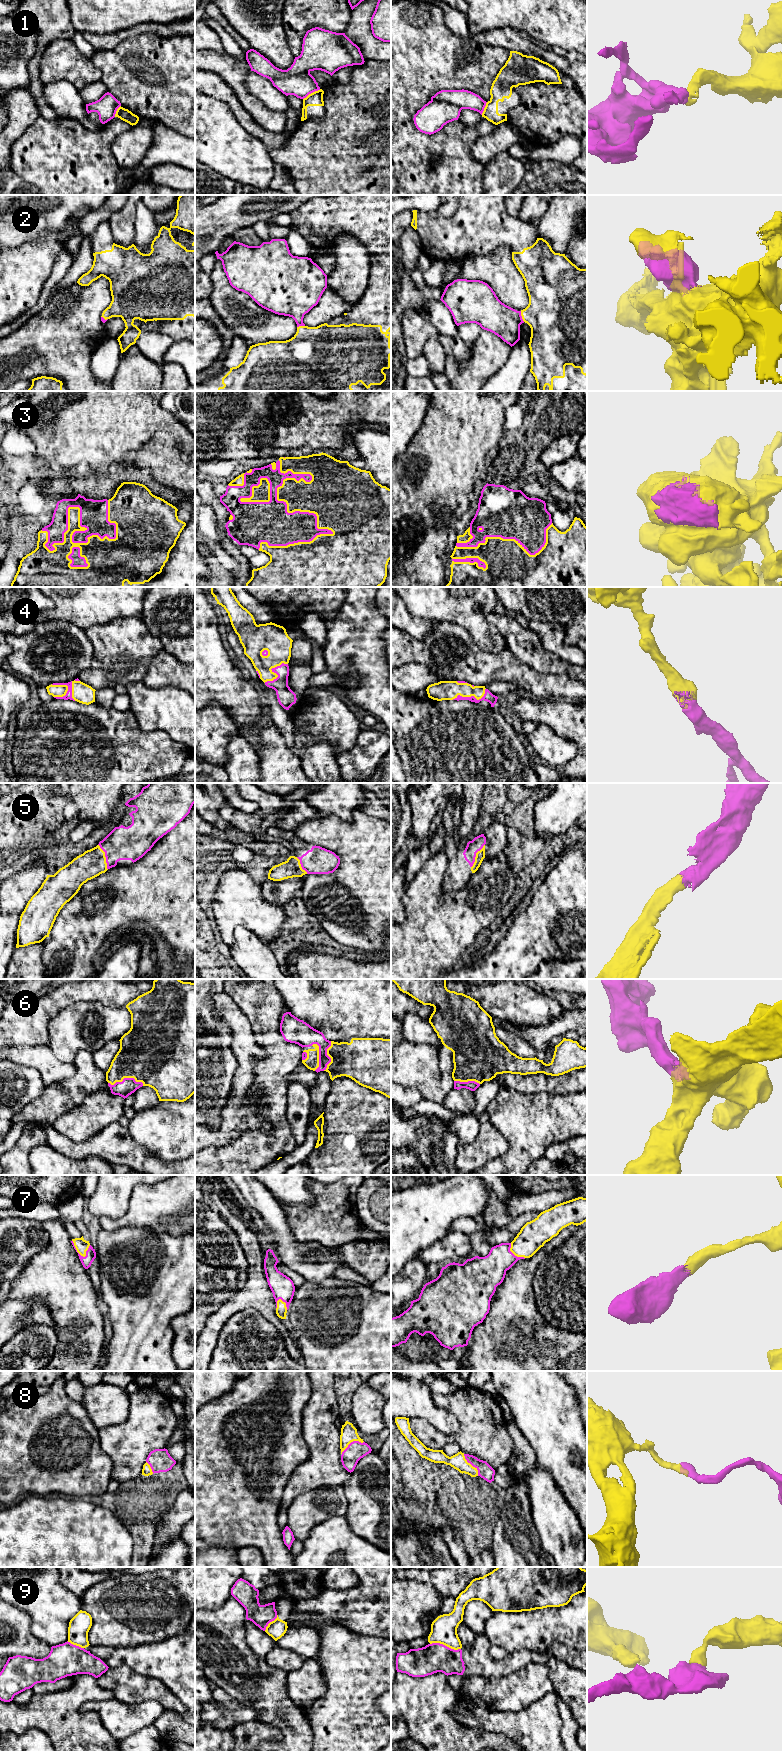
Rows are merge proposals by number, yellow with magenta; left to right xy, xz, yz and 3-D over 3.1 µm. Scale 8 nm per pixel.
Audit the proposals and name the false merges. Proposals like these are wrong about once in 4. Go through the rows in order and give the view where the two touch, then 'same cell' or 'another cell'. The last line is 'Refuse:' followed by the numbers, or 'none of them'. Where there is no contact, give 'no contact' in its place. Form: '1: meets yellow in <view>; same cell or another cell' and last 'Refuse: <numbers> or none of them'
1: meets yellow in xz; another cell
2: meets yellow in yz; same cell
3: meets yellow in xz; same cell
4: meets yellow in xz; same cell
5: meets yellow in xy; same cell
6: meets yellow in xy; same cell
7: meets yellow in xy; same cell
8: meets yellow in yz; same cell
9: meets yellow in yz; another cell
Refuse: 1, 9

